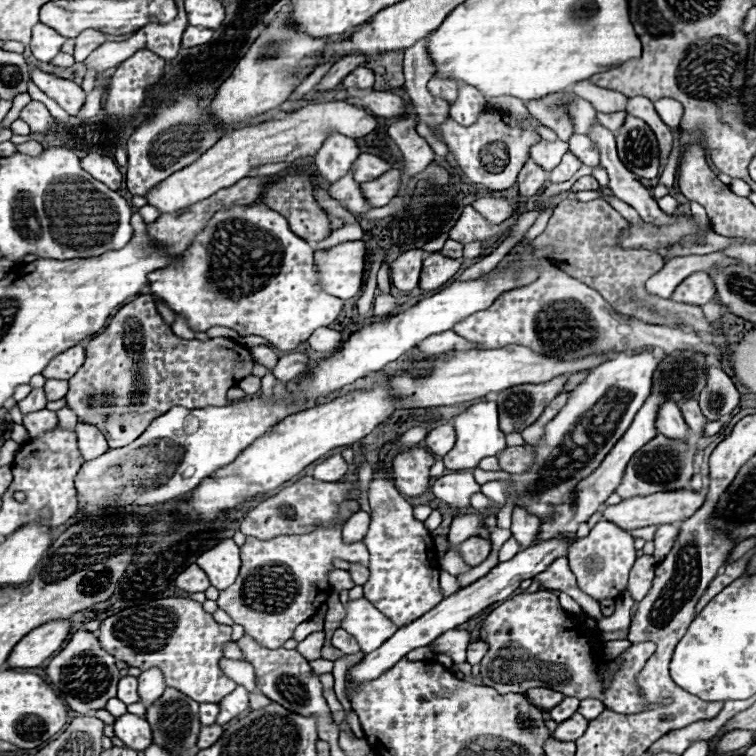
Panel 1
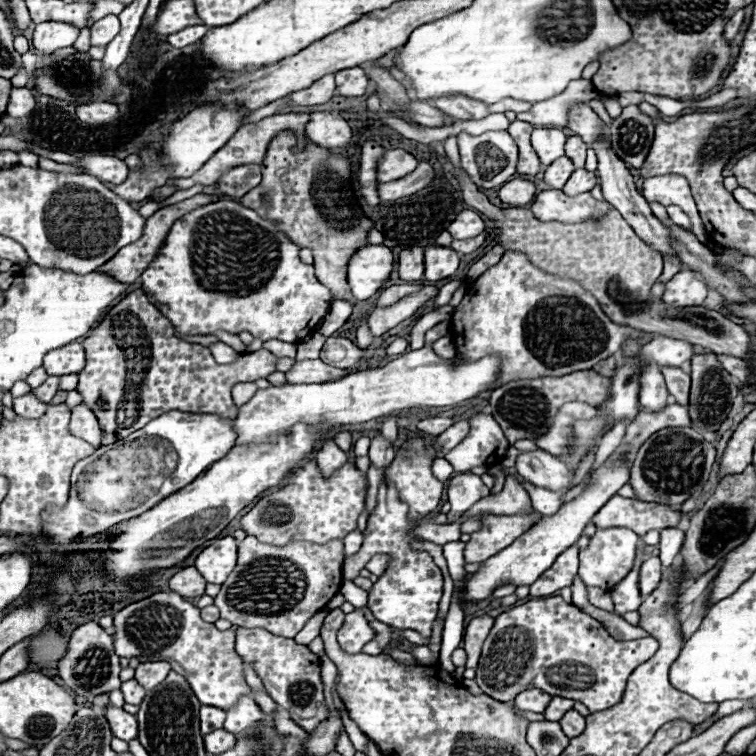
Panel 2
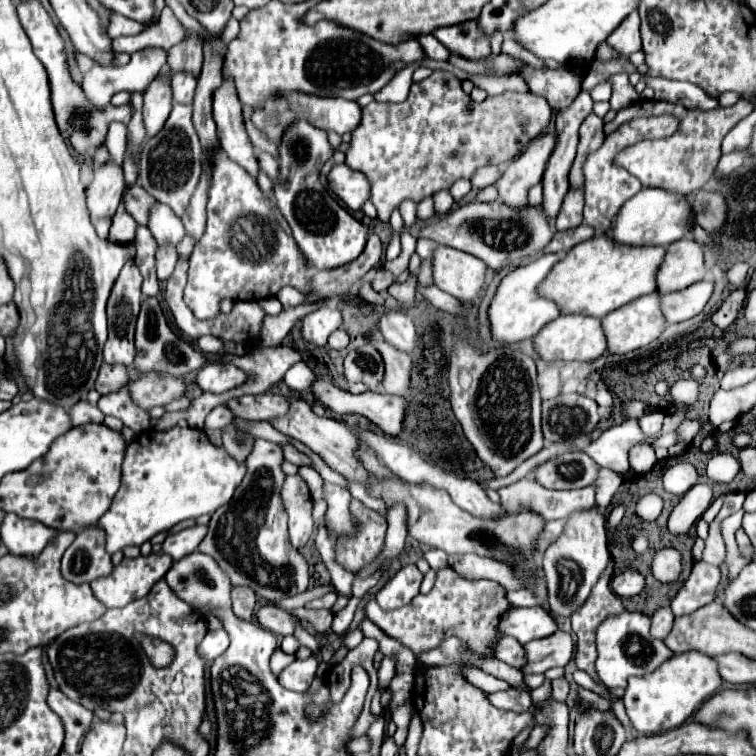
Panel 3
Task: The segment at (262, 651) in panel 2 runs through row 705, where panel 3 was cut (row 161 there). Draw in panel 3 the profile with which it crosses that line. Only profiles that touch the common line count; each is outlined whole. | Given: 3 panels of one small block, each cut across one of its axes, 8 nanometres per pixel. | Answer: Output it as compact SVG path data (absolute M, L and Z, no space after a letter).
M306 120L292 122L278 144L280 170L274 180L272 196L276 208L288 222L308 268L316 270L332 270L354 262L364 252L368 240L368 228L350 216L320 182L320 168L332 154L334 150L328 144L326 132Z

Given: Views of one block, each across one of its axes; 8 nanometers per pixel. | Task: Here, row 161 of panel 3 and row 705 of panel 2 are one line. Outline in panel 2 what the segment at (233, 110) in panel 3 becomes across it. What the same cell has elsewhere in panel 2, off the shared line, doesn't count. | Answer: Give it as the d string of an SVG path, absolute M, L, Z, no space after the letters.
M250 696L238 698L238 702L226 712L224 730L230 730L232 734L242 734L248 728L256 726L262 720L262 710Z

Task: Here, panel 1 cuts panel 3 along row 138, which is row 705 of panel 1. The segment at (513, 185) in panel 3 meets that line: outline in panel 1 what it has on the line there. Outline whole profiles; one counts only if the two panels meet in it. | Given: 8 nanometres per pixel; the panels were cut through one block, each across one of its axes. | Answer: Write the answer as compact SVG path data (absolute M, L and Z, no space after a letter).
M532 688L532 690L526 692L526 698L536 708L542 708L542 710L550 710L550 708L554 708L556 704L560 704L564 700L564 696L560 692L554 692L550 688Z

